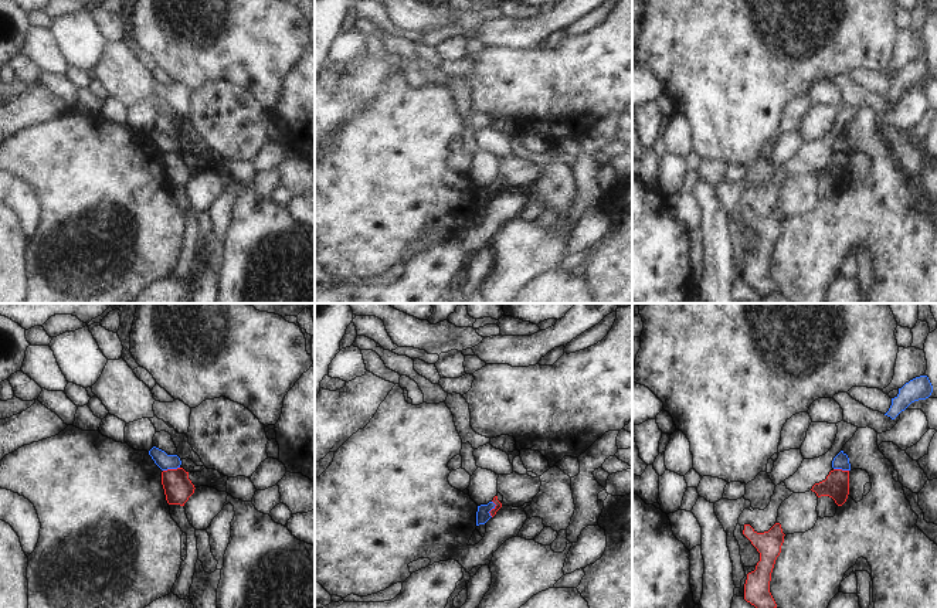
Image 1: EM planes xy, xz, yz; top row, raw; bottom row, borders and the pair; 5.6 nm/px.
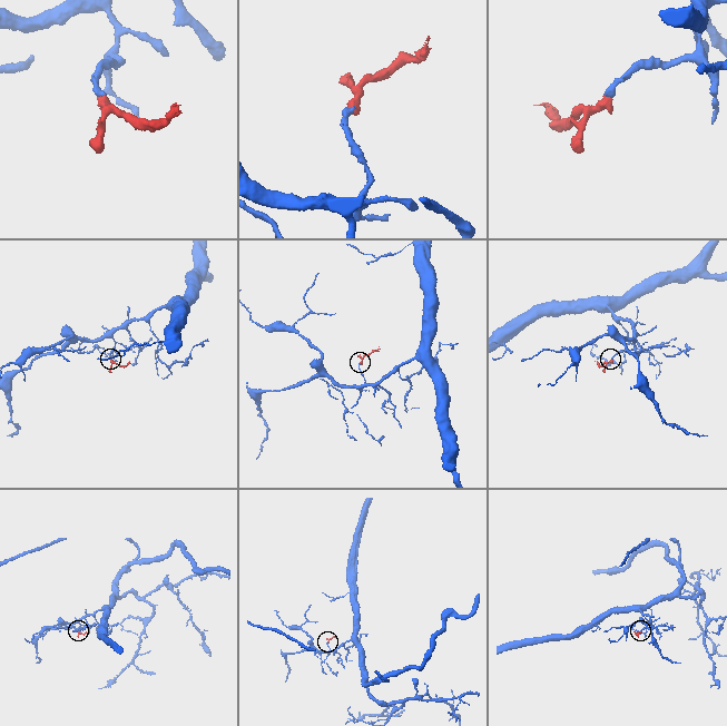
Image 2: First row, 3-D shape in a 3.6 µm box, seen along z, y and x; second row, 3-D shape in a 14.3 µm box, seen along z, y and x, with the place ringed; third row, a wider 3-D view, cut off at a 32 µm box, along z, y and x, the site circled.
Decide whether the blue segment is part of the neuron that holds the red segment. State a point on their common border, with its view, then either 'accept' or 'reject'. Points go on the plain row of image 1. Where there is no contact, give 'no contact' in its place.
contact xy (170, 152); reject

